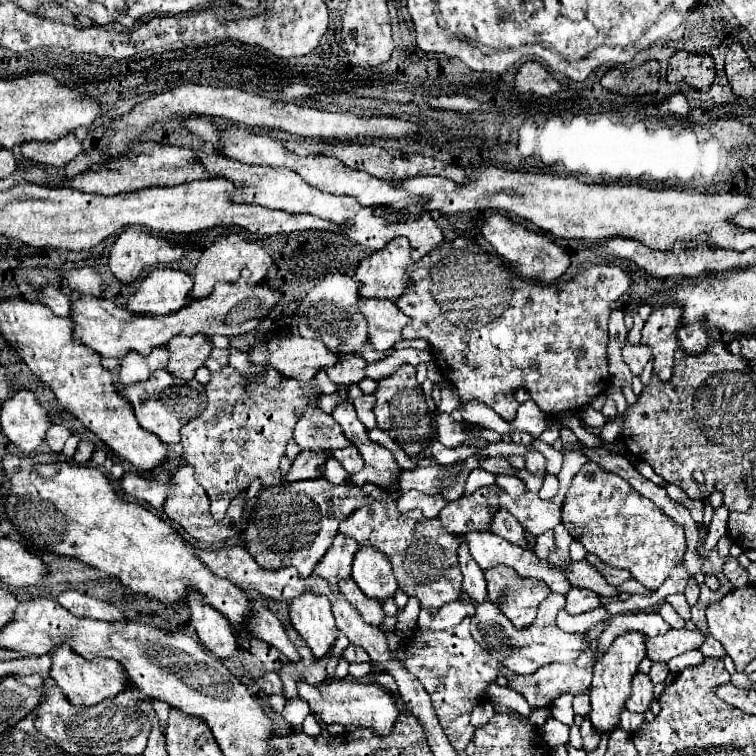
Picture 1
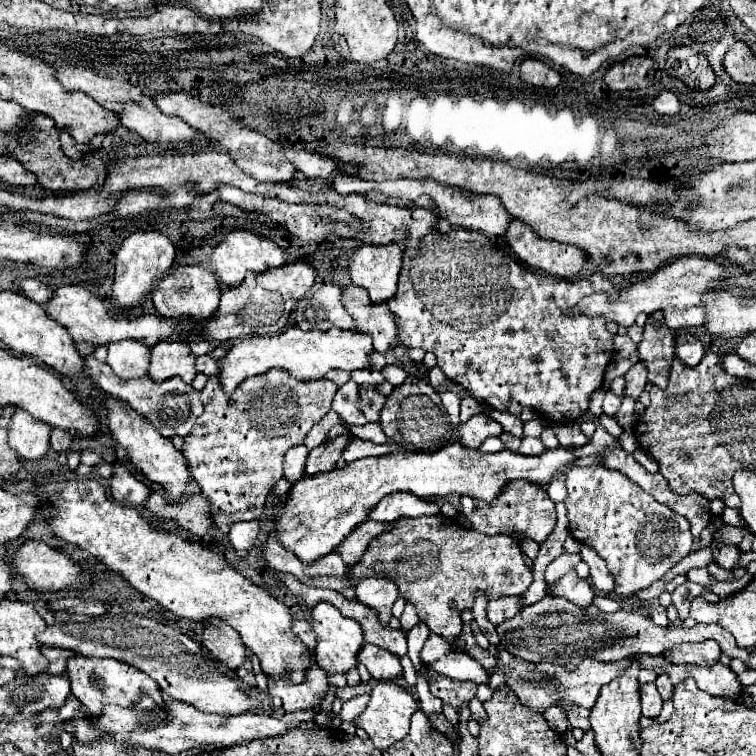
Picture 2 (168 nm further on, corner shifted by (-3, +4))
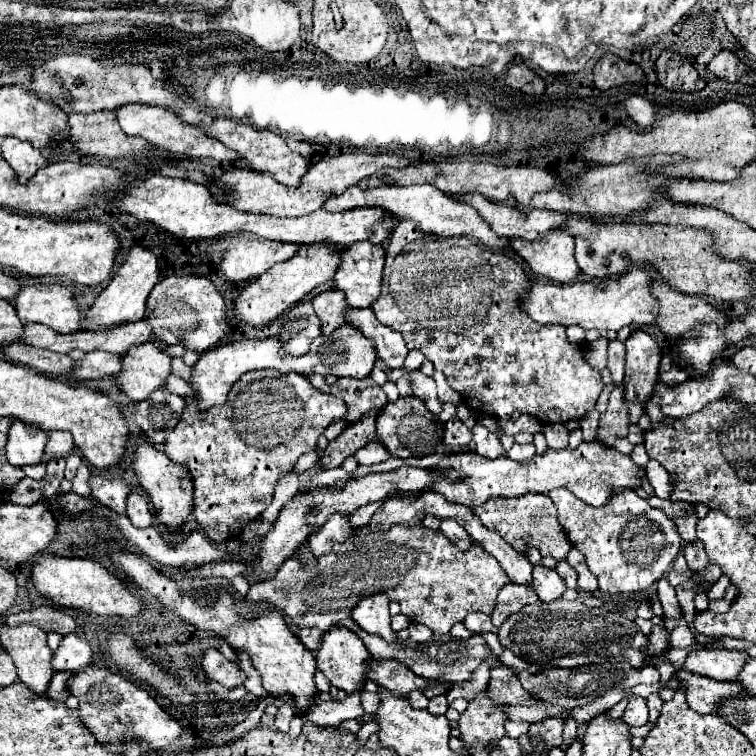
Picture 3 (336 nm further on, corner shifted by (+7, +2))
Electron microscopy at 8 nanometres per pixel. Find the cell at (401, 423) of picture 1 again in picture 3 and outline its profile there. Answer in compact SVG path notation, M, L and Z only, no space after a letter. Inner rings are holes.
M416 396L398 398L396 402L388 402L376 418L376 434L378 434L380 442L388 448L388 452L402 460L430 456L430 454L442 450L442 446L444 446L442 428L440 428L438 418L432 412L428 412L424 402L418 400Z

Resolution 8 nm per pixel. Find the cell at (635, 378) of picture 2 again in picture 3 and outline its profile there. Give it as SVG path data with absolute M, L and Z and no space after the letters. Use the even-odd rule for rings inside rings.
M616 386L606 412L600 416L600 428L598 428L598 440L612 448L618 438L626 438L628 434L628 410L624 402L624 388Z

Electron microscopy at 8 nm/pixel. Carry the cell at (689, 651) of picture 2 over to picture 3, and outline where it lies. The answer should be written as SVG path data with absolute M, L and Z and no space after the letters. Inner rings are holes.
M704 648L692 652L686 662L684 670L712 678L712 680L738 680L740 668L746 664L748 654L744 650L728 650L728 648Z

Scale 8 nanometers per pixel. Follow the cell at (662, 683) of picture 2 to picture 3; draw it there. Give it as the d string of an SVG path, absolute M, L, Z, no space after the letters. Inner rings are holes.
M650 694L648 696L648 708L650 708L650 722L654 724L660 716L660 708L662 708L662 698L658 694Z

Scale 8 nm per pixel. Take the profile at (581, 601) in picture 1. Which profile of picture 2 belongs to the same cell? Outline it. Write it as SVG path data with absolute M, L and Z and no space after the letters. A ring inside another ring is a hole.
M570 570L552 586L552 596L564 596L582 608L590 608L594 604L594 588L574 570Z

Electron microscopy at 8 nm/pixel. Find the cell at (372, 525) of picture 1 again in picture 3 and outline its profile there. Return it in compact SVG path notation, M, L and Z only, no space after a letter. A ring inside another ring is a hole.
M418 524L418 526L392 526L386 532L358 528L354 530L350 540L334 544L330 554L318 556L316 572L300 572L300 560L288 558L272 580L252 584L246 600L268 602L288 620L288 628L296 632L312 626L326 630L328 626L334 626L344 618L348 618L352 608L356 608L356 604L362 598L384 592L392 602L400 604L402 614L406 614L410 622L420 622L428 626L436 636L440 636L448 634L456 622L462 622L466 618L468 612L484 612L490 616L496 606L496 596L504 584L508 584L508 576L504 574L496 558L490 556L482 546L472 544L468 552L460 552L442 532L430 532L422 524Z

